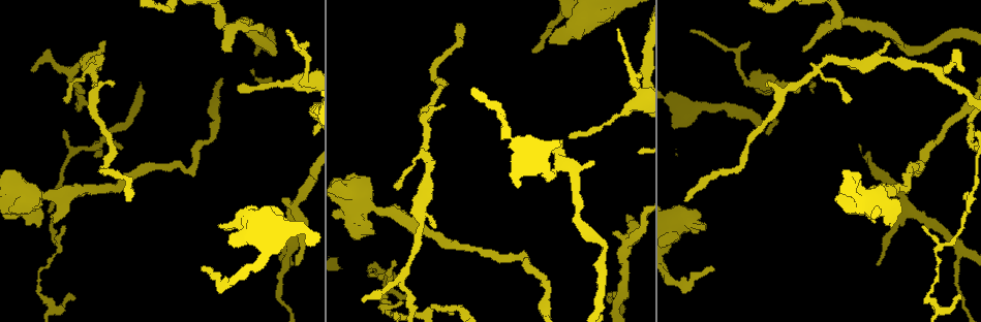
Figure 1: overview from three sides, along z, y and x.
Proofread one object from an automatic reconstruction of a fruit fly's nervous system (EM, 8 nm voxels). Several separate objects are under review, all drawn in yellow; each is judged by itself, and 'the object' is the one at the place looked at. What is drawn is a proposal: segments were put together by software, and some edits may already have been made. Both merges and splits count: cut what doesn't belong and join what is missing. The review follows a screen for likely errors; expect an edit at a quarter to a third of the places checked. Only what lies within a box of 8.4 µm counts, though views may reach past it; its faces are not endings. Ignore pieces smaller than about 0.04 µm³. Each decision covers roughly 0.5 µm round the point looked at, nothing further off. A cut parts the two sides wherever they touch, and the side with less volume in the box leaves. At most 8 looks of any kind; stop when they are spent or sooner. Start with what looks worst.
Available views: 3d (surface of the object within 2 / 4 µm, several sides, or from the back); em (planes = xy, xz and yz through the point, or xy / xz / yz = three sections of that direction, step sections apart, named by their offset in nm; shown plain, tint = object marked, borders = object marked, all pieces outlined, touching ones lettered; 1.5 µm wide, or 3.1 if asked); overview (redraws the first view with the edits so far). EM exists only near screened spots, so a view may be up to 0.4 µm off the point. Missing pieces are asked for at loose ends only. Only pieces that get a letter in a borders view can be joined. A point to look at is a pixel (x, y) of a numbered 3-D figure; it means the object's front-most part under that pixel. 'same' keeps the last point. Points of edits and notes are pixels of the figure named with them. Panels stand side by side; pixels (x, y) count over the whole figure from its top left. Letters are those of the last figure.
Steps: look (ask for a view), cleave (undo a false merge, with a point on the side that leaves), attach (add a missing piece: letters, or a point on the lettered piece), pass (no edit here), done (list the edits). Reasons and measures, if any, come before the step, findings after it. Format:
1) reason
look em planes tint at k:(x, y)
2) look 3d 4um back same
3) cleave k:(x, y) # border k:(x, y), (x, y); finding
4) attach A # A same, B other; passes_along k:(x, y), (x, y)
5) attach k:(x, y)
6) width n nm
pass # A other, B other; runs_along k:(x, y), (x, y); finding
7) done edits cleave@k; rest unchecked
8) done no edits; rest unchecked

tapers out
look 3d 4um back at 1:(460, 25)

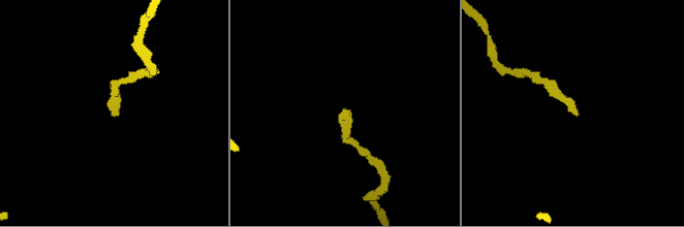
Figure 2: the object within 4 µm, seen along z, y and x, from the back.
shape alone is not enough
look em xz step 4 borders at 2:(577, 114)

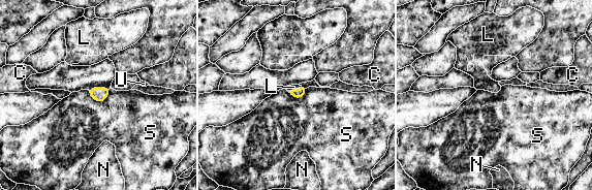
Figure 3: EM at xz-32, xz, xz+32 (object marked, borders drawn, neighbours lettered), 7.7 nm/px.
look em planes borders same

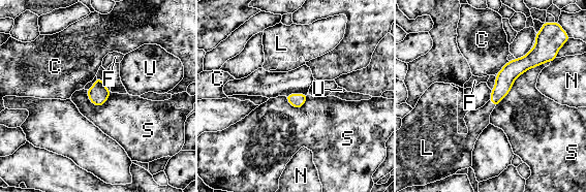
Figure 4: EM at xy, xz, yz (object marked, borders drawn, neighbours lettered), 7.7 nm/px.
attach L # C other, F other, L same, N other, S other, U other; it goes on there

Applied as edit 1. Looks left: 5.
see it whole again
look overview

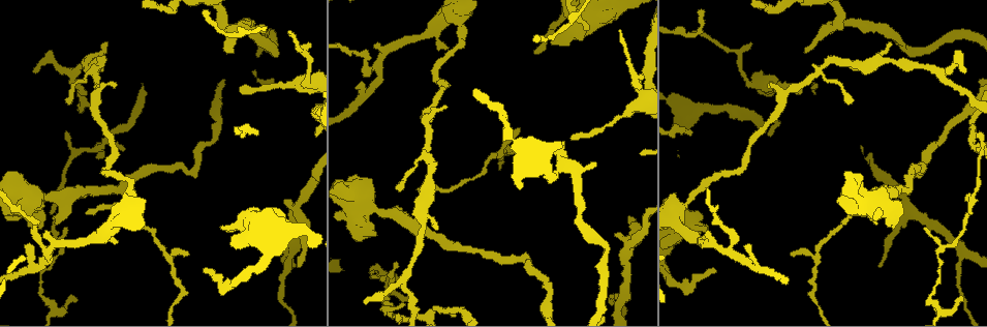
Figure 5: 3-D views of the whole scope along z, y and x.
free end
look em planes plain at 5:(536, 52)

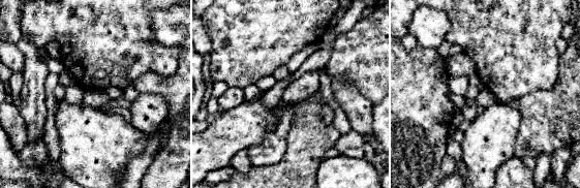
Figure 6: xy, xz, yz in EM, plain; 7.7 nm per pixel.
look em planes borders same

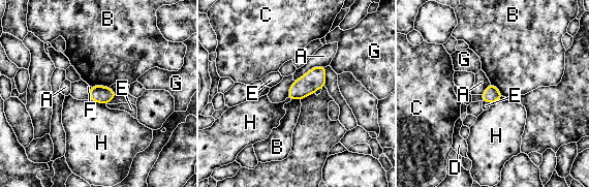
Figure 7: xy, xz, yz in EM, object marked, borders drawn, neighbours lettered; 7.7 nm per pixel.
pass # A other, B other, C other, D other, E other, F other, G other, H other; no lettered piece goes on from it

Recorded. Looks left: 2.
tapers out
look 3d 2um at 5:(629, 217)

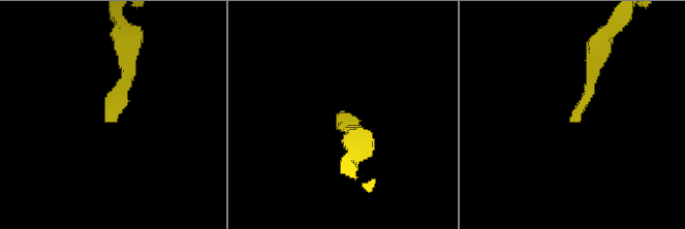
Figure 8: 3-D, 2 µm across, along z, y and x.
look em planes borders at 8:(342, 112)

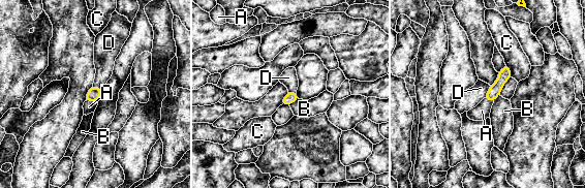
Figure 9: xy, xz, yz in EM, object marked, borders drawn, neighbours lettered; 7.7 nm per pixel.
width 90 nm
attach A # A same, B other, C other, D other; the neuron continues

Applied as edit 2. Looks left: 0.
done edits attach@4, attach@9; rest unchecked

